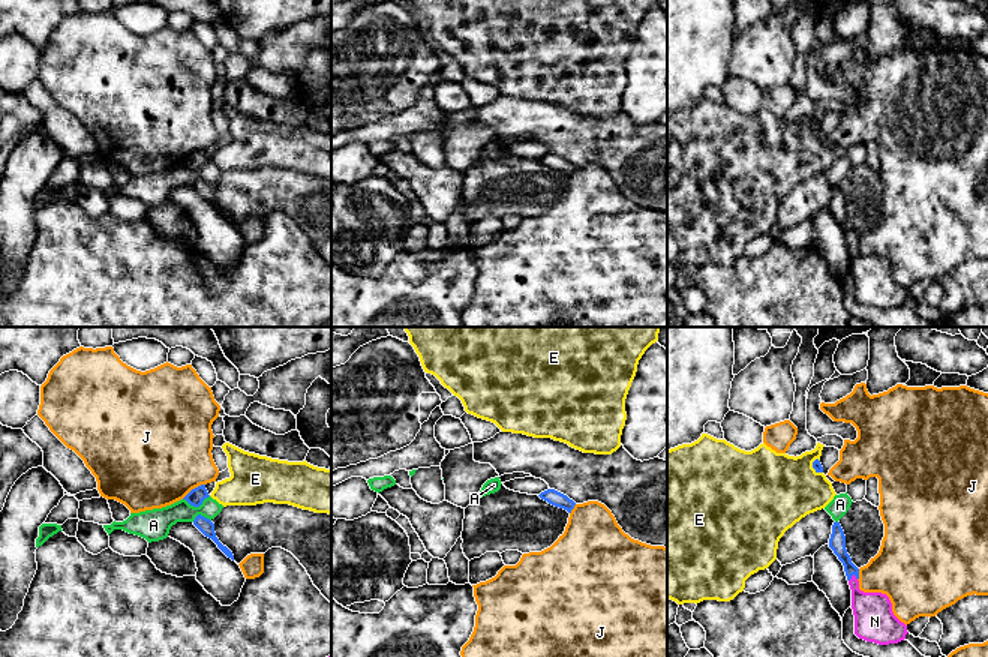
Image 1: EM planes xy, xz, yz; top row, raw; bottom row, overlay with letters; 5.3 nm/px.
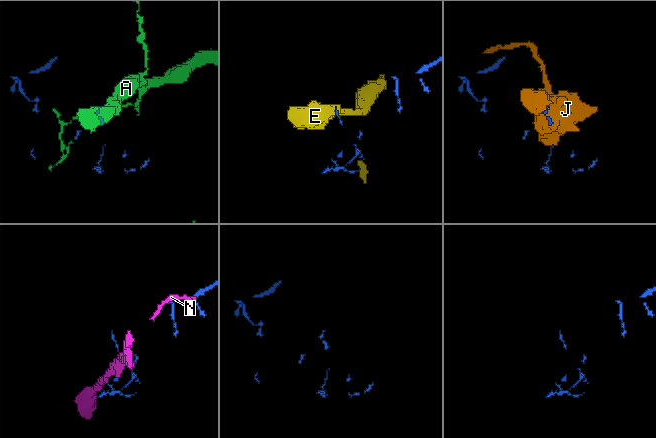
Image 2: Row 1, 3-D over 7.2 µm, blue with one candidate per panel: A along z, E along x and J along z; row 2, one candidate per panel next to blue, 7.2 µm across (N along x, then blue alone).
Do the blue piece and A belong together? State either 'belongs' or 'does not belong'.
does not belong

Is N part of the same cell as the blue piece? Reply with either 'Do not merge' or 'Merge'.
Merge

